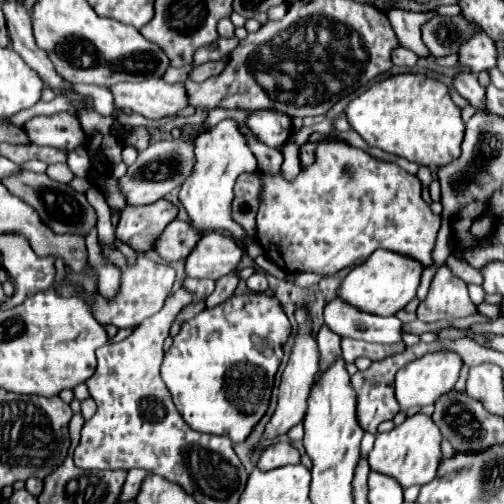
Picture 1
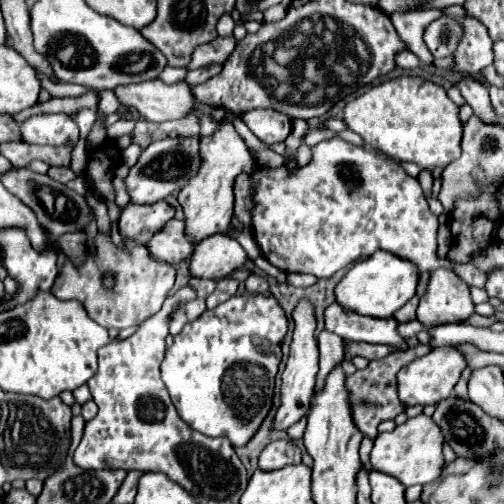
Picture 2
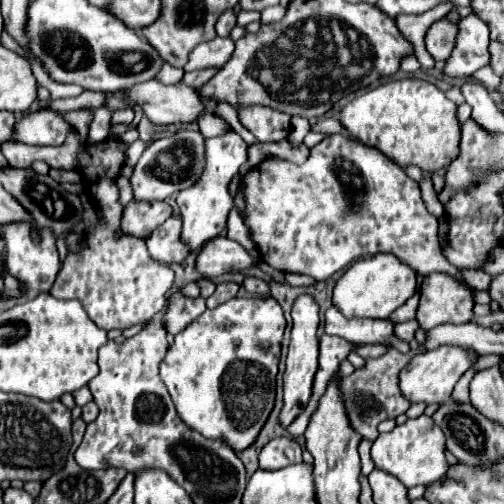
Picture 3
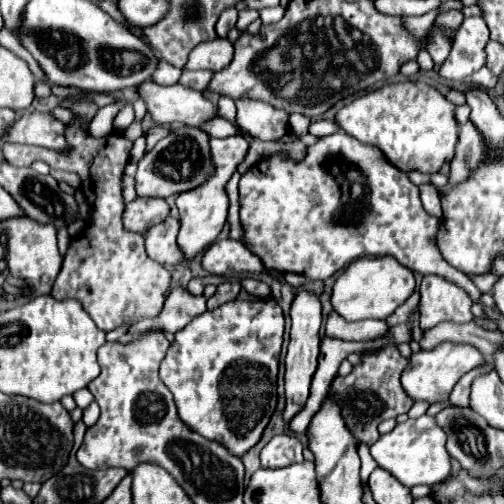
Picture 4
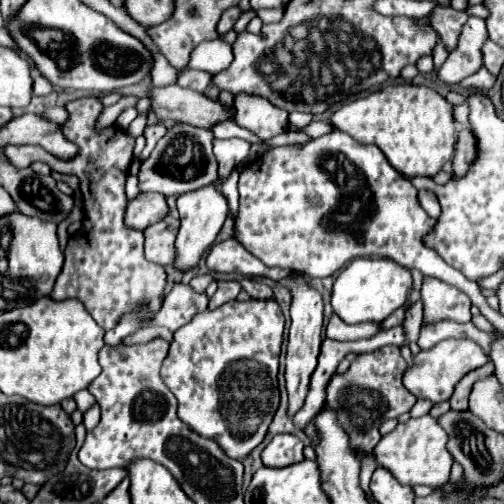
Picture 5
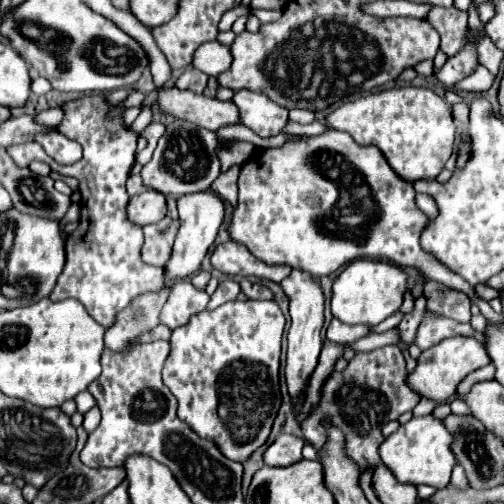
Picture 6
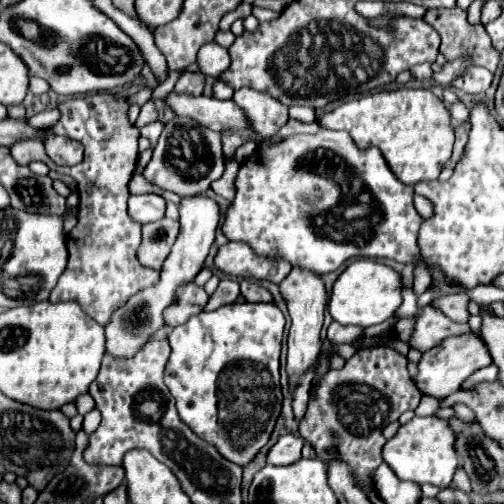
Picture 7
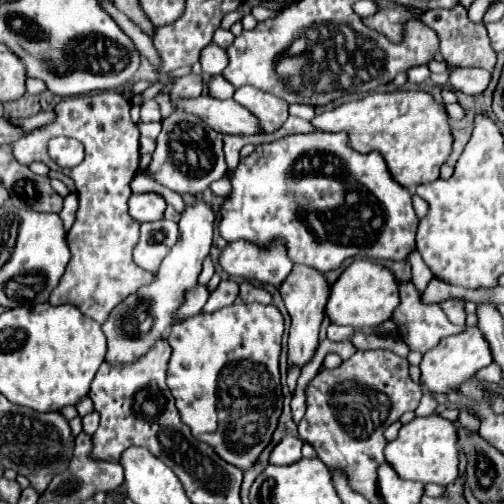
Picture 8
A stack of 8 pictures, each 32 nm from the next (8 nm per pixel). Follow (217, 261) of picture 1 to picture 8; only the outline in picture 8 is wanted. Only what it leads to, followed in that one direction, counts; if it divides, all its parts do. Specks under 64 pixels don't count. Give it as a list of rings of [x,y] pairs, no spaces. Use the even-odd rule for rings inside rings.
[[[244,240],[226,244],[220,250],[218,264],[232,276],[268,282],[274,286],[280,286],[292,270],[292,262],[288,260],[284,246],[278,242],[274,242],[268,250],[260,250]]]

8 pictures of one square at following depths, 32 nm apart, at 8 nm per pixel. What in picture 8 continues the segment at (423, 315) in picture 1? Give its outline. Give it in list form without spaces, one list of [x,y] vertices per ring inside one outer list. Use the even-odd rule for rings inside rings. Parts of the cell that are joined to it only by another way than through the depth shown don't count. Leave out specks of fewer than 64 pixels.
[[[446,298],[438,302],[444,308],[444,314],[454,322],[454,324],[464,324],[466,322],[466,310],[464,310],[464,298]]]

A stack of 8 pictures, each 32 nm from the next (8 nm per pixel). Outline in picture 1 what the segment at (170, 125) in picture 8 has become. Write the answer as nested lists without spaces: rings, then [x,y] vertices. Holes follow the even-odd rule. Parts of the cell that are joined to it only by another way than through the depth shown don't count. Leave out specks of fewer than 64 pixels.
[[[164,140],[150,144],[144,152],[138,154],[136,162],[128,166],[126,174],[118,180],[122,194],[126,196],[128,206],[144,206],[152,204],[160,198],[164,198],[174,188],[182,186],[184,180],[190,176],[194,166],[194,154],[192,154],[192,140]]]

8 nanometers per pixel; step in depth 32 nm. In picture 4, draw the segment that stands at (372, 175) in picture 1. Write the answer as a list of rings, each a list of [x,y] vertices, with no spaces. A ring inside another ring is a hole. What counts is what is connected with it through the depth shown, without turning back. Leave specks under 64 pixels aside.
[[[336,132],[336,134],[330,134],[330,136],[322,136],[314,146],[308,148],[308,154],[306,158],[296,164],[292,162],[290,158],[282,158],[282,156],[268,156],[268,158],[262,158],[256,166],[252,166],[242,178],[240,178],[240,220],[242,220],[242,226],[244,226],[244,240],[250,248],[250,252],[254,252],[268,268],[272,270],[280,270],[280,272],[296,272],[296,274],[304,274],[312,280],[326,280],[330,278],[334,272],[342,270],[344,266],[348,266],[350,262],[358,260],[358,258],[370,258],[370,256],[394,256],[400,264],[408,266],[410,270],[414,272],[420,272],[420,274],[438,274],[438,276],[444,276],[446,280],[452,280],[454,284],[458,284],[460,288],[464,288],[470,298],[474,302],[480,302],[480,290],[468,280],[468,276],[452,266],[448,266],[448,262],[440,256],[440,250],[436,248],[436,232],[438,232],[438,218],[430,216],[424,206],[422,206],[422,200],[420,200],[420,190],[416,184],[410,182],[410,178],[400,172],[396,166],[388,164],[388,158],[376,148],[376,146],[368,146],[368,144],[360,144],[356,142],[352,136],[348,134],[342,134],[342,132]]]

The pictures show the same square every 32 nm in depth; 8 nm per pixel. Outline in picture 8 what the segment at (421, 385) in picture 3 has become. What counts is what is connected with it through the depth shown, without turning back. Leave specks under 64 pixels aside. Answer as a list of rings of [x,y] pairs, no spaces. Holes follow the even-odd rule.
[[[468,328],[462,334],[444,338],[436,348],[432,348],[424,354],[424,358],[420,362],[420,370],[422,370],[420,382],[432,394],[448,394],[454,388],[458,388],[458,384],[462,384],[462,380],[468,380],[480,368],[490,366],[490,364],[492,364],[492,354],[490,354],[490,346],[484,340],[482,332],[478,328]]]

